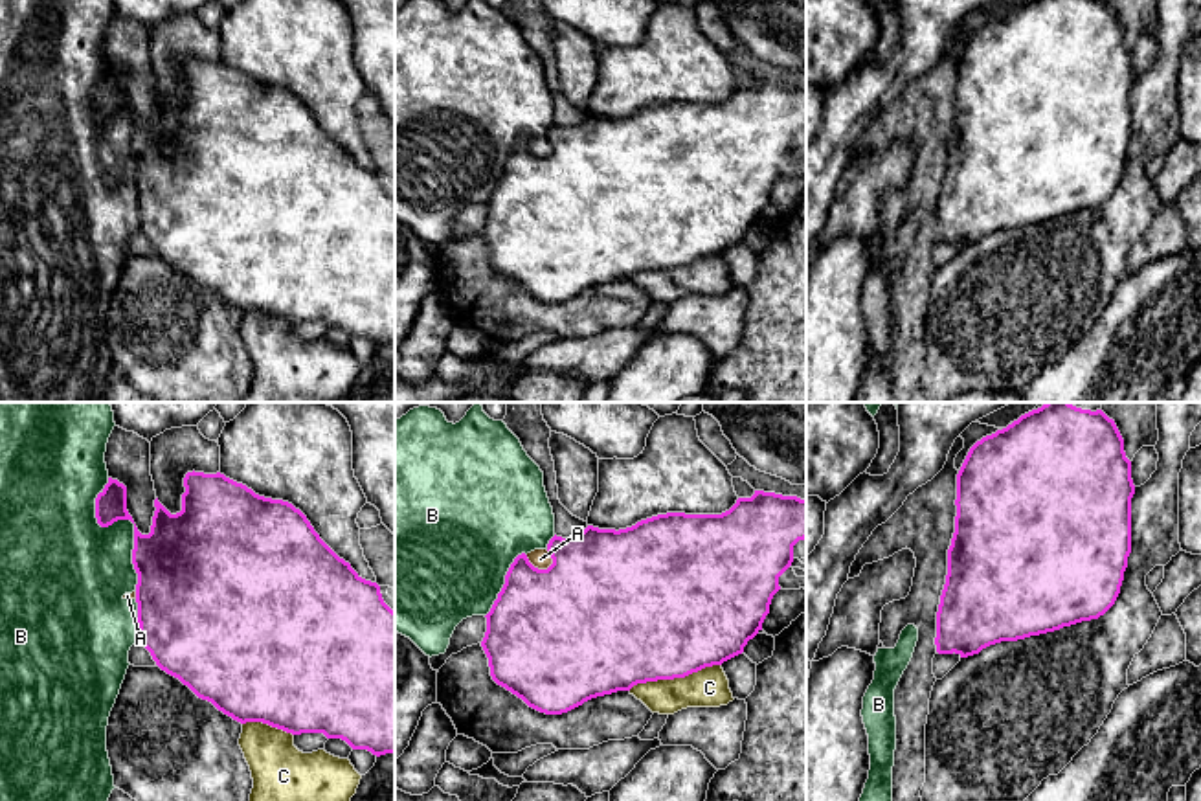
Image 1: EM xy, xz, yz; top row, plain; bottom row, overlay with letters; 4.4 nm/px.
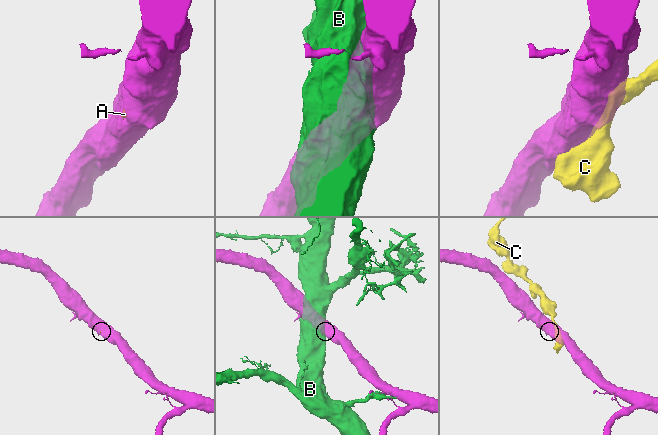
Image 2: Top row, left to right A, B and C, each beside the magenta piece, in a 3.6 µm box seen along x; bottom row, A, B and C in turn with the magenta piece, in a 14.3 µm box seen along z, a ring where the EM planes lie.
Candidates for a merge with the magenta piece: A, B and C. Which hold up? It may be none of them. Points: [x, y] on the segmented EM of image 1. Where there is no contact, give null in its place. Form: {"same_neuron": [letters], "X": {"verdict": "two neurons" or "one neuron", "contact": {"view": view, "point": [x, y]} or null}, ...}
{"same_neuron": [], "A": {"verdict": "two neurons", "contact": {"view": "xz", "point": [537, 568]}}, "B": {"verdict": "two neurons", "contact": {"view": "xy", "point": [127, 518]}}, "C": {"verdict": "two neurons", "contact": {"view": "xz", "point": [674, 676]}}}

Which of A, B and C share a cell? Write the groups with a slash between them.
A B / C

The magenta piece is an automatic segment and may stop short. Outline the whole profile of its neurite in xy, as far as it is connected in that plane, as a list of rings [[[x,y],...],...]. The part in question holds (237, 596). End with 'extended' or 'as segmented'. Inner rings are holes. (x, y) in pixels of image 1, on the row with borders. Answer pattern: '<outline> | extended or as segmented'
[[[187,472],[184,487],[180,513],[171,514],[156,498],[151,533],[141,535],[134,524],[132,564],[138,573],[140,643],[156,665],[241,724],[263,722],[292,735],[323,733],[327,739],[342,739],[353,750],[367,750],[376,757],[395,753],[395,612],[384,603],[380,586],[362,579],[349,562],[340,558],[292,503],[259,496],[220,472]]] | as segmented

